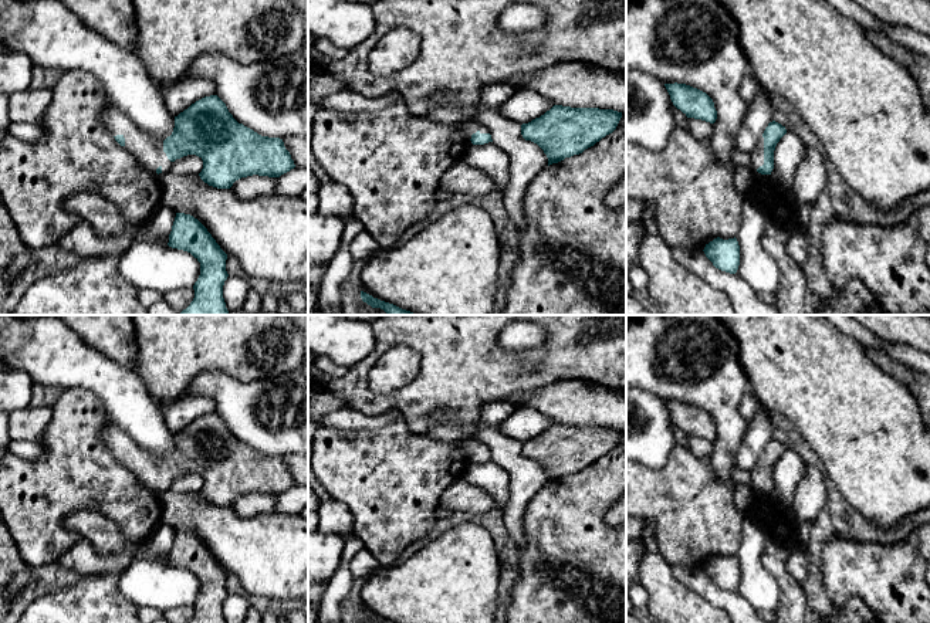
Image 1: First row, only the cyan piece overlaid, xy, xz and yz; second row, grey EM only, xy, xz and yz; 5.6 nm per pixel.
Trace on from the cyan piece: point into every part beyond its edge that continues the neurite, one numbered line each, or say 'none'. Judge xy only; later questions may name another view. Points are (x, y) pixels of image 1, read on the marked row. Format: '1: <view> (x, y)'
1: xy (146, 149)

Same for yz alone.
1: yz (757, 155)

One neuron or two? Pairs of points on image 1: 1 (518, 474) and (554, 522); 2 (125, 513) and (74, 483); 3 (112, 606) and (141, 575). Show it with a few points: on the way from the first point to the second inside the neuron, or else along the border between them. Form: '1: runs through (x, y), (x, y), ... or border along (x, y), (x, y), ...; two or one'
1: border along (547, 483), (528, 503), (523, 517), (523, 527); two
2: runs through (112, 500), (95, 483), (87, 483); one
3: border along (115, 575), (118, 591), (138, 608); two

